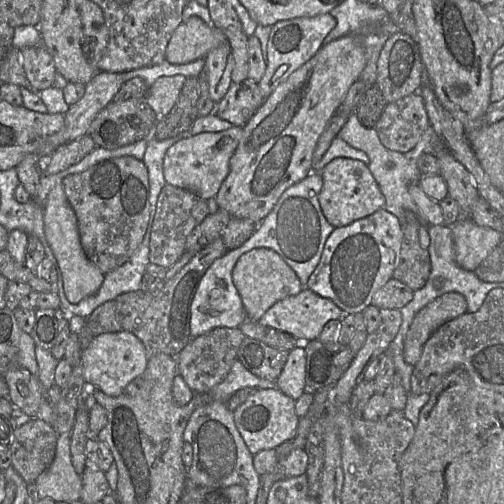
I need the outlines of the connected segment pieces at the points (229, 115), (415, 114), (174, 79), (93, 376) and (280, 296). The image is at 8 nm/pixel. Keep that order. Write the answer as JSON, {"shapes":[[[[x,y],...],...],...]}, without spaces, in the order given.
{"shapes":[[[[247,78],[231,84],[222,100],[215,105],[215,115],[235,127],[244,127],[264,100],[259,85]]],[[[416,93],[387,103],[374,129],[385,148],[405,153],[416,146],[429,126],[423,98]]],[[[183,75],[162,76],[151,85],[146,100],[158,118],[170,113],[186,79]]],[[[125,331],[95,336],[83,348],[81,354],[81,365],[87,385],[112,397],[124,394],[131,381],[139,376],[144,376],[148,361],[148,354],[141,340],[134,334]]],[[[256,248],[243,254],[232,272],[233,283],[242,299],[248,320],[259,323],[260,318],[276,302],[299,294],[302,286],[296,273],[279,256],[269,248]]]]}

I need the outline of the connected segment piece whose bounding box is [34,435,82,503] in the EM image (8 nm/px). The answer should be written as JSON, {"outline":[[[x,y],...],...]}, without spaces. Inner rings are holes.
{"outline":[[[69,435],[58,436],[53,462],[34,483],[38,499],[69,503],[80,500],[82,476],[73,467],[70,443]]]}

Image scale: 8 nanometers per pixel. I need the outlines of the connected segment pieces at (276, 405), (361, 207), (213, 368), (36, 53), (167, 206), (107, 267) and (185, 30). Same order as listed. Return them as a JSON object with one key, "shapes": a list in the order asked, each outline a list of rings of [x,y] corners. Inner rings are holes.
{"shapes":[[[[258,389],[234,412],[234,422],[251,454],[275,449],[292,439],[297,431],[300,417],[296,414],[295,401],[279,389]]],[[[339,157],[329,162],[320,172],[323,187],[318,195],[322,213],[334,227],[344,227],[384,209],[385,197],[367,165],[351,158]]],[[[219,327],[192,339],[176,357],[178,374],[196,395],[207,395],[225,380],[245,338],[239,328]]],[[[44,46],[27,47],[21,50],[23,67],[32,90],[41,92],[53,87],[57,73],[53,57]]],[[[166,184],[156,207],[150,234],[150,263],[170,269],[185,253],[187,238],[204,219],[218,208],[214,201],[206,201],[197,194]]],[[[134,157],[108,159],[62,181],[74,210],[82,248],[90,261],[107,274],[126,263],[142,243],[150,220],[148,170]]],[[[198,16],[182,22],[174,31],[166,49],[166,60],[175,65],[205,59],[210,51],[227,42],[226,35]]]]}

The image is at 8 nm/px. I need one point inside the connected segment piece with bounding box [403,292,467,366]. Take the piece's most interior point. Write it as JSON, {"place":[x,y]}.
{"place":[449,306]}

